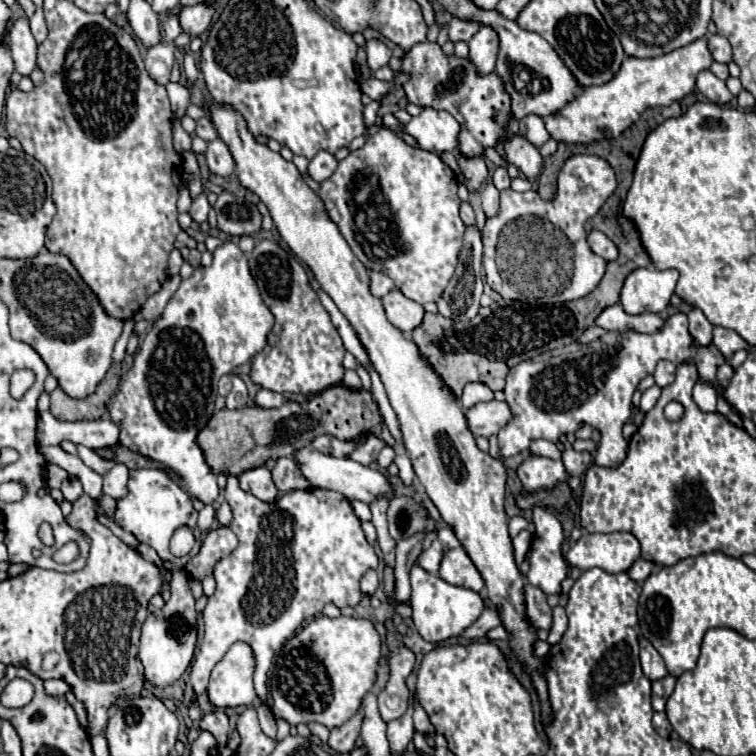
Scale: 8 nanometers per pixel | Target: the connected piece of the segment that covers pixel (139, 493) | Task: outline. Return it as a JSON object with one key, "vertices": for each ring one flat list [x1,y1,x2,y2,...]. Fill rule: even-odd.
{"vertices":[[133,469,129,473,129,483,127,483,127,495,117,499,117,507,115,507,115,515,113,521,119,523,125,531,133,533,137,537,139,543,147,543,151,545,159,557,163,561,171,561,177,567,185,567,185,563,197,555,199,547,201,547,201,531,197,529,197,511,193,509,193,501,187,493,183,493,183,489,179,489,179,485,161,469],[179,527,189,527,197,539,193,551,187,557,175,559,169,551,169,541,173,537,173,533]]}

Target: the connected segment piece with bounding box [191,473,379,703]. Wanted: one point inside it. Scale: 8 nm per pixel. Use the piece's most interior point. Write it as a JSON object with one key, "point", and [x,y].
{"point":[306,549]}

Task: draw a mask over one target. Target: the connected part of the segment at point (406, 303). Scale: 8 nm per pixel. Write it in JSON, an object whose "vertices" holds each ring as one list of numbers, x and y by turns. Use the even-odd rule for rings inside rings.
{"vertices":[[393,289,391,293,387,293,381,301,383,301,383,309,389,323,403,333,411,333,425,315,423,307,407,299,399,289]]}

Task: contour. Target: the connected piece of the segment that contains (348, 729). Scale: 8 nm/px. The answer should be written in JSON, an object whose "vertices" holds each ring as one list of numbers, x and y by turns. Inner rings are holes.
{"vertices":[[357,711,347,723,341,727,335,727,329,735,329,747,335,753,349,753,355,747,355,741,359,737,359,729,363,723,363,711]]}

